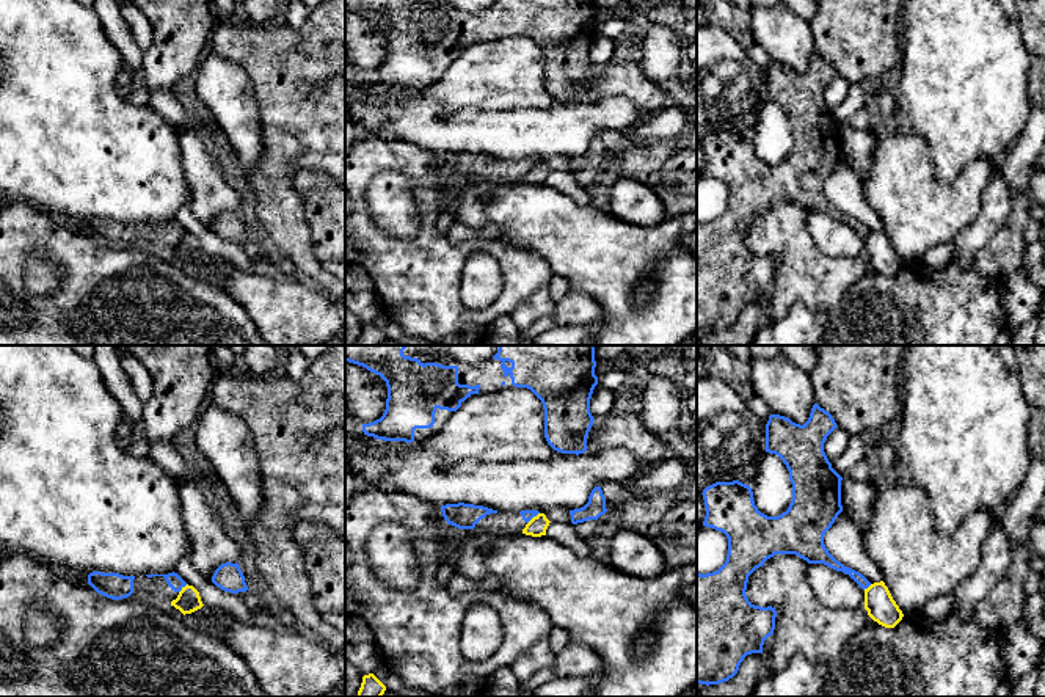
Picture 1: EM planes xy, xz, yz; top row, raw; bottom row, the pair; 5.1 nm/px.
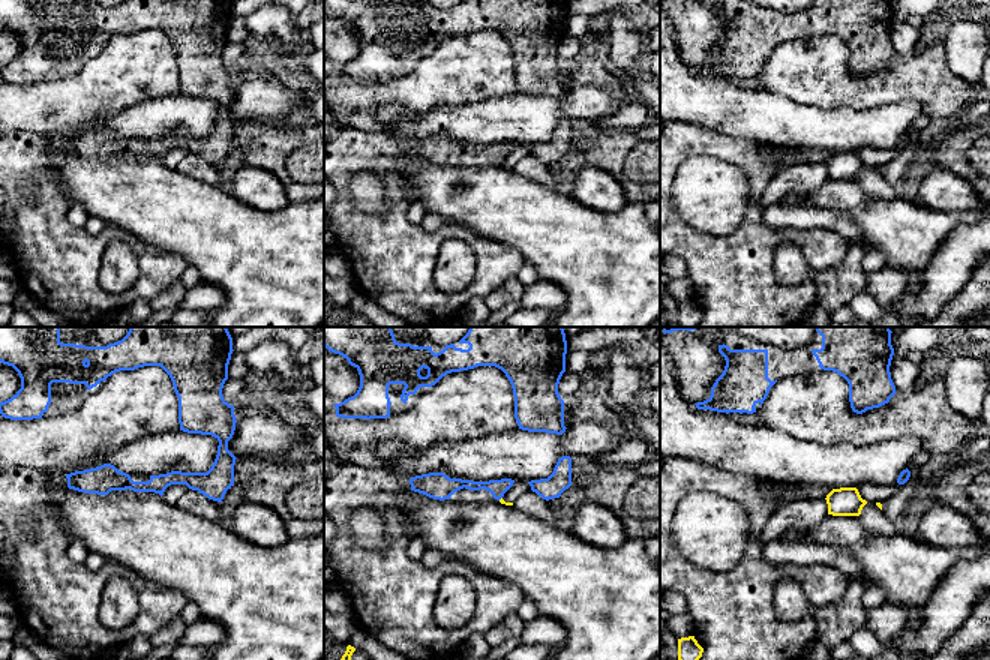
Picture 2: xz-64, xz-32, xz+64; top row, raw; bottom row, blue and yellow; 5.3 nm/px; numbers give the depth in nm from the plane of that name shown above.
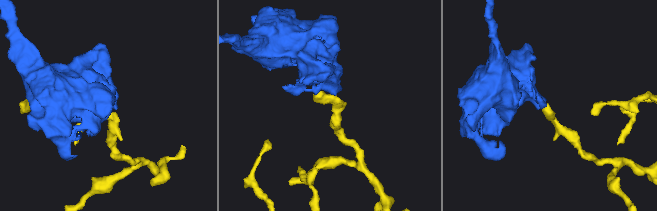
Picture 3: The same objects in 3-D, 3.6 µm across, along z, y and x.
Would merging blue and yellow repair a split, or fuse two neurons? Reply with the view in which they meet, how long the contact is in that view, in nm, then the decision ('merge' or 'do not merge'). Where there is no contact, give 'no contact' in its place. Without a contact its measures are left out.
contact in xz; length 90 nm; do not merge

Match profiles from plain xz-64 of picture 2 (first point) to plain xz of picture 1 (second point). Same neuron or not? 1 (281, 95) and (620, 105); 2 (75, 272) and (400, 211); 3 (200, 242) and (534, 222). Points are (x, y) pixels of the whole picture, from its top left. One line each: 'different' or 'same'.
1: same
2: different
3: same

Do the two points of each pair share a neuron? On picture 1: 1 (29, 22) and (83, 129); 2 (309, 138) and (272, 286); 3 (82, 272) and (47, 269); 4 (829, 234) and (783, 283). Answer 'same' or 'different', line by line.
1: same
2: different
3: different
4: different

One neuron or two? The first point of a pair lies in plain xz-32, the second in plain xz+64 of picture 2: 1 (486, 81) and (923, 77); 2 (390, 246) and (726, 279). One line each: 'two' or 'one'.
1: one
2: one

